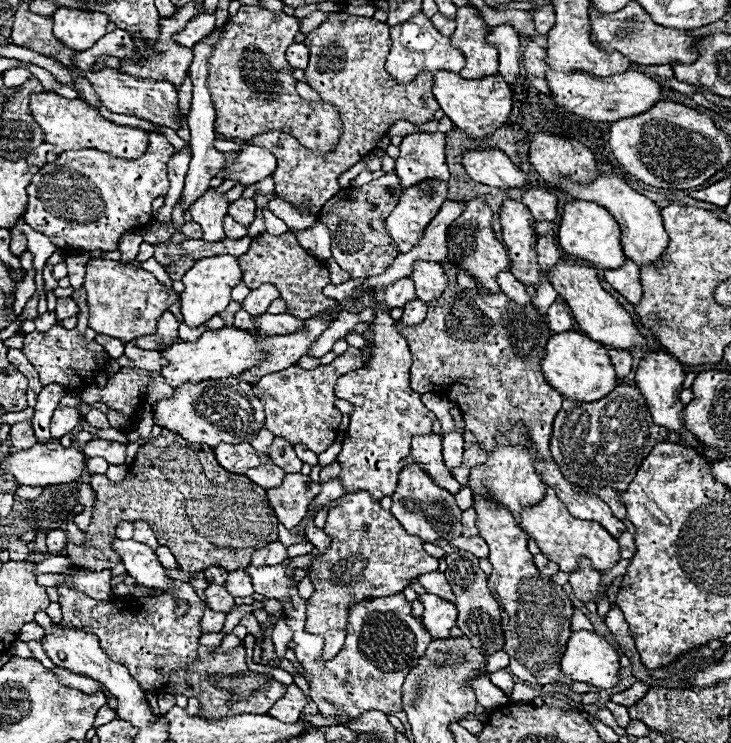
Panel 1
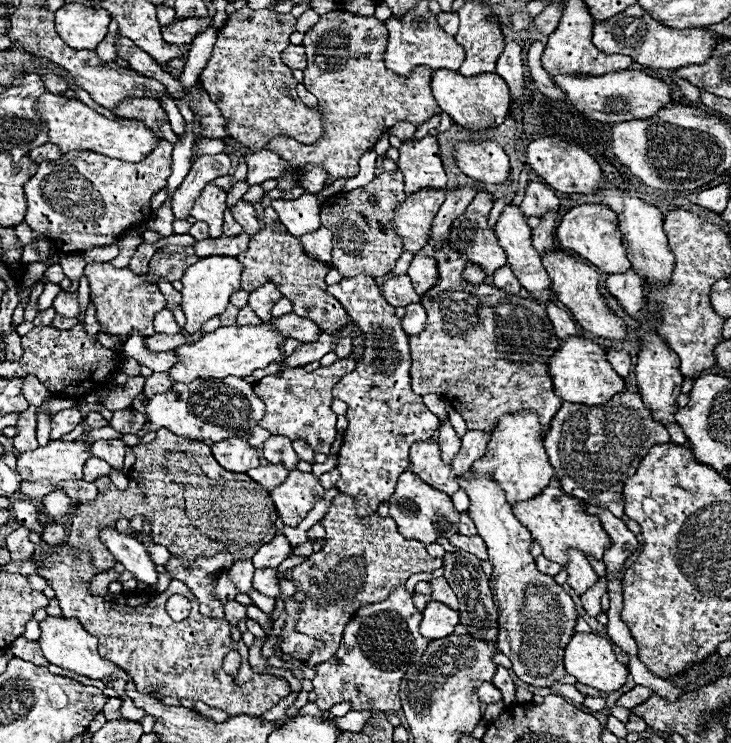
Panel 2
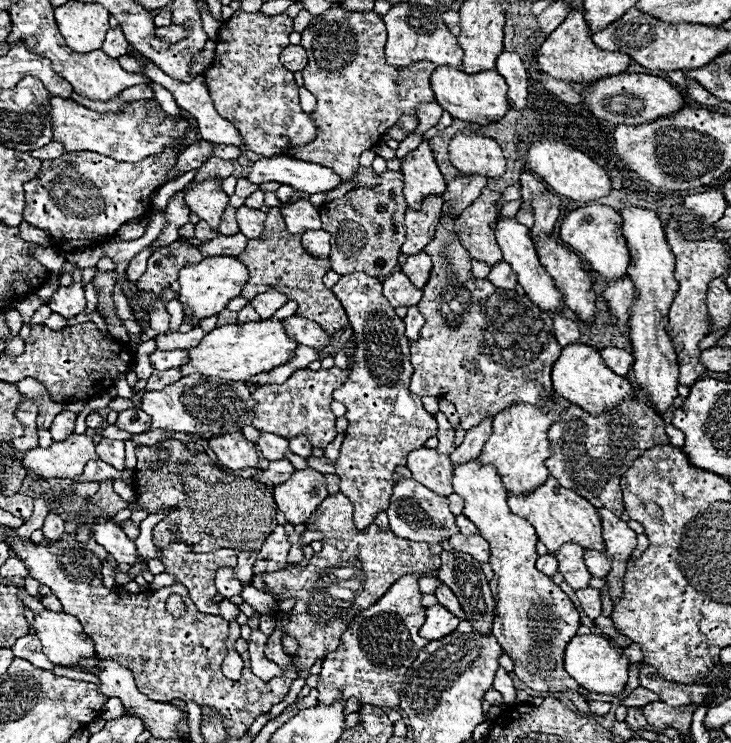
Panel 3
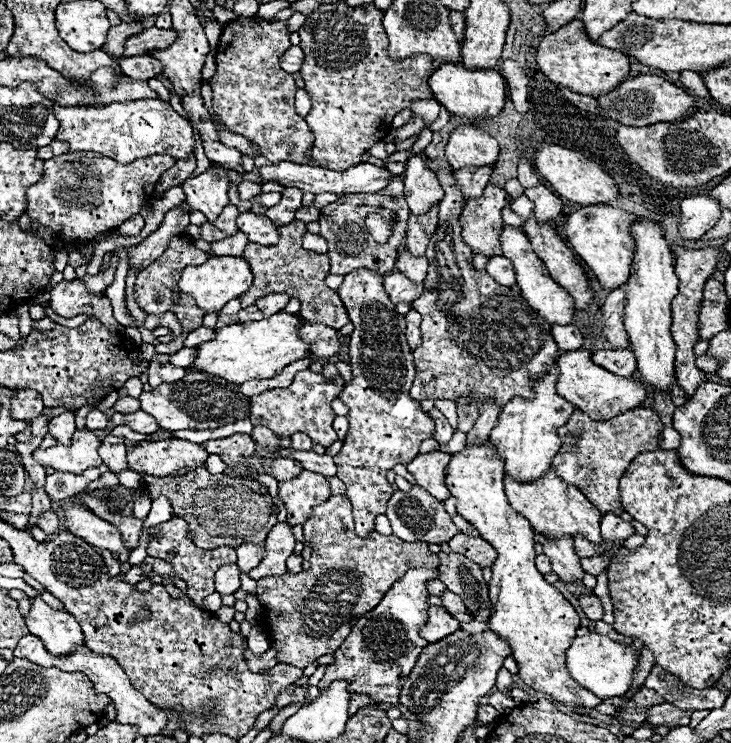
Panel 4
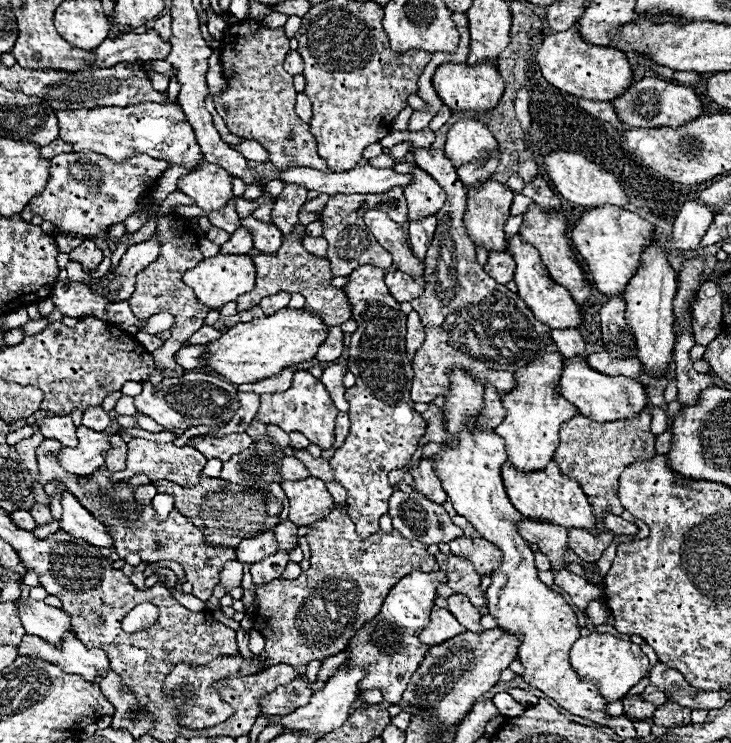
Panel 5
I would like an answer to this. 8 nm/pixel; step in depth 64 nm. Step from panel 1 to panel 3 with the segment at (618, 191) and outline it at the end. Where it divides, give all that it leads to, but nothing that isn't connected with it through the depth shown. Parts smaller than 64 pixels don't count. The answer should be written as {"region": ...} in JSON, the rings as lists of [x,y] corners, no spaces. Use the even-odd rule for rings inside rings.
{"region":[[[628,204],[622,214],[622,234],[626,238],[626,246],[630,250],[630,268],[628,274],[634,280],[638,290],[638,298],[632,306],[632,316],[628,320],[630,338],[634,346],[634,376],[638,386],[648,394],[654,410],[662,416],[678,396],[678,358],[672,348],[672,342],[666,334],[668,324],[668,304],[676,294],[676,278],[674,278],[674,254],[668,248],[664,226],[656,212],[640,206]]]}

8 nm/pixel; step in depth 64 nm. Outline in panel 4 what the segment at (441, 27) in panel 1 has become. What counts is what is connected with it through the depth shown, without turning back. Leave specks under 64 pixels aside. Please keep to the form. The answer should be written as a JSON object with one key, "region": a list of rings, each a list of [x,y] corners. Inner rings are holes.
{"region":[[[456,10],[450,12],[450,26],[452,26],[456,38],[462,40],[462,36],[464,36],[464,16],[462,16],[462,12],[456,12]]]}

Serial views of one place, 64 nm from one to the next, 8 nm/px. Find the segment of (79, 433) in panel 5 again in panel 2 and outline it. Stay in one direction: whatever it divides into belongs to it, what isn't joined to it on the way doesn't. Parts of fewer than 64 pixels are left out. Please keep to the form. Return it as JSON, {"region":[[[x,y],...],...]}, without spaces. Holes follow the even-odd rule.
{"region":[[[76,438],[74,442],[50,440],[48,446],[22,452],[16,462],[16,472],[28,482],[48,480],[58,484],[66,480],[80,480],[88,458],[90,452],[84,438]]]}

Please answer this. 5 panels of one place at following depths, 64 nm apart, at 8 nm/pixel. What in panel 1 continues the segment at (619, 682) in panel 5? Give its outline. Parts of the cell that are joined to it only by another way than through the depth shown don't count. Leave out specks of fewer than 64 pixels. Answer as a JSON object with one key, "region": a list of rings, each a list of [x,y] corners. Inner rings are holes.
{"region":[[[578,630],[572,632],[560,670],[574,682],[586,682],[596,688],[612,688],[618,682],[618,654],[596,632]]]}

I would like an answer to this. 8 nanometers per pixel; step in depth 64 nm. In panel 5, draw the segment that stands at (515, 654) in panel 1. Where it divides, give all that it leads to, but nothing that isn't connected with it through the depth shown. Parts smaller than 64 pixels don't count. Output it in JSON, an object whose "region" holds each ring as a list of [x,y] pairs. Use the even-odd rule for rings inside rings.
{"region":[[[456,370],[452,374],[452,386],[450,396],[446,398],[444,416],[450,438],[458,434],[460,444],[452,450],[436,454],[436,472],[456,512],[464,516],[482,534],[484,540],[496,544],[502,550],[502,562],[492,572],[492,584],[486,590],[490,616],[498,622],[498,628],[508,634],[520,636],[518,660],[524,666],[522,678],[532,688],[544,692],[572,714],[604,724],[604,718],[608,716],[604,708],[608,702],[600,696],[600,692],[596,692],[596,684],[580,680],[568,664],[568,652],[580,636],[578,618],[558,592],[540,582],[538,570],[534,566],[534,552],[518,532],[522,516],[520,512],[516,512],[516,508],[512,508],[500,476],[500,470],[506,462],[504,440],[500,440],[500,436],[496,436],[494,432],[482,432],[480,428],[476,428],[476,418],[480,414],[480,408],[484,406],[482,402],[484,386],[472,380],[466,372]],[[464,420],[472,420],[470,430],[462,428]]]}

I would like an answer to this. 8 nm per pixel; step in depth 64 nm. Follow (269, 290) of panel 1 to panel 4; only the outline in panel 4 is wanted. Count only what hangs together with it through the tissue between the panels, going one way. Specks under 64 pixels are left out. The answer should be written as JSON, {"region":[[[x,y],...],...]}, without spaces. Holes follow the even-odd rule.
{"region":[[[266,294],[266,296],[262,296],[262,298],[256,300],[256,306],[258,306],[258,308],[262,310],[262,314],[268,318],[268,316],[280,312],[280,310],[288,304],[288,300],[290,300],[288,294]]]}

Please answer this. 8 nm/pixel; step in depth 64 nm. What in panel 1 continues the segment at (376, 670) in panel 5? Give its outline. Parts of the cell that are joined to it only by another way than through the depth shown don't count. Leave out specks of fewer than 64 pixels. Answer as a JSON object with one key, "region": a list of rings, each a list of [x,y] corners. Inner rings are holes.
{"region":[[[284,562],[280,566],[274,568],[256,568],[256,566],[248,566],[248,576],[252,578],[254,590],[262,596],[290,596],[292,598],[292,608],[288,608],[286,612],[286,624],[290,626],[290,630],[294,632],[288,648],[294,650],[296,660],[302,664],[302,668],[306,670],[306,680],[310,684],[310,698],[318,704],[318,710],[322,716],[332,716],[338,718],[340,724],[352,722],[356,718],[360,718],[364,712],[370,710],[380,710],[388,716],[402,712],[402,684],[406,674],[416,668],[416,664],[420,662],[420,658],[424,656],[428,644],[432,642],[432,636],[422,628],[420,620],[416,620],[410,614],[410,606],[404,600],[404,594],[392,594],[392,596],[382,596],[382,598],[368,598],[362,600],[354,606],[350,606],[348,610],[348,626],[346,626],[346,644],[342,646],[342,650],[330,658],[330,660],[322,660],[321,649],[323,648],[323,639],[320,636],[313,636],[308,632],[304,632],[304,618],[306,618],[306,600],[298,596],[298,588],[292,586],[292,582],[296,582],[296,578],[290,578],[292,574],[298,574],[300,570],[290,566],[292,562]]]}

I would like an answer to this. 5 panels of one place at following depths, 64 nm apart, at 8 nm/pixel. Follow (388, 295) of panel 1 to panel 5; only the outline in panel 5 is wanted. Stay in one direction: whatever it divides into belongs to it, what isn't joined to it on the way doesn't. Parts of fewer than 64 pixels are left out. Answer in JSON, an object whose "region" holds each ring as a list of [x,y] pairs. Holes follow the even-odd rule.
{"region":[[[392,270],[386,274],[386,286],[396,302],[412,302],[416,296],[424,292],[424,280],[422,278],[408,278],[408,274],[400,270]]]}

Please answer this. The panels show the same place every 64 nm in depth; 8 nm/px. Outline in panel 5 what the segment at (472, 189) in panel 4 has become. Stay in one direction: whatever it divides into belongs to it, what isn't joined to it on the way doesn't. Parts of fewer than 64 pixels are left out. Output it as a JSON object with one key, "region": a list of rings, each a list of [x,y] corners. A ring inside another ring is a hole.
{"region":[[[496,150],[496,156],[492,156],[492,160],[486,160],[484,164],[464,164],[460,168],[456,168],[460,182],[464,184],[466,190],[470,188],[480,188],[496,170],[500,160],[500,150]]]}

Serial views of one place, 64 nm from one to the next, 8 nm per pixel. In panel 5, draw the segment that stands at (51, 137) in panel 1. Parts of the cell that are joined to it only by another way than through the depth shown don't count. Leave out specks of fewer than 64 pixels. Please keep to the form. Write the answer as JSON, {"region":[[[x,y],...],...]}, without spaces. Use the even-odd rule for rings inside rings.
{"region":[[[142,102],[128,106],[58,110],[56,118],[60,122],[58,138],[72,144],[74,152],[98,152],[116,162],[122,162],[132,154],[148,154],[152,158],[168,160],[170,166],[182,164],[186,168],[196,168],[202,158],[194,130],[178,104]]]}

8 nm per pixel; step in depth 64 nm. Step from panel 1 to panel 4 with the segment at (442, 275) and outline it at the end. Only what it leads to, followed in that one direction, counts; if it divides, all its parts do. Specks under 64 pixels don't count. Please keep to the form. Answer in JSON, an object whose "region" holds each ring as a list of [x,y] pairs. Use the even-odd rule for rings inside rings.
{"region":[[[400,252],[398,260],[396,260],[396,268],[408,276],[412,282],[420,284],[426,278],[426,270],[428,270],[428,260],[426,256],[412,256],[408,252]]]}

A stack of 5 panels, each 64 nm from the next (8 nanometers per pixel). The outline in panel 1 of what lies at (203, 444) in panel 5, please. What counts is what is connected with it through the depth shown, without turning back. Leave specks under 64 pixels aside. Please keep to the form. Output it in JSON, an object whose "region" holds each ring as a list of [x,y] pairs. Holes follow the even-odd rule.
{"region":[[[220,444],[214,448],[216,452],[216,460],[220,462],[220,466],[228,472],[234,474],[244,474],[248,468],[256,468],[260,464],[256,450],[248,444]]]}

